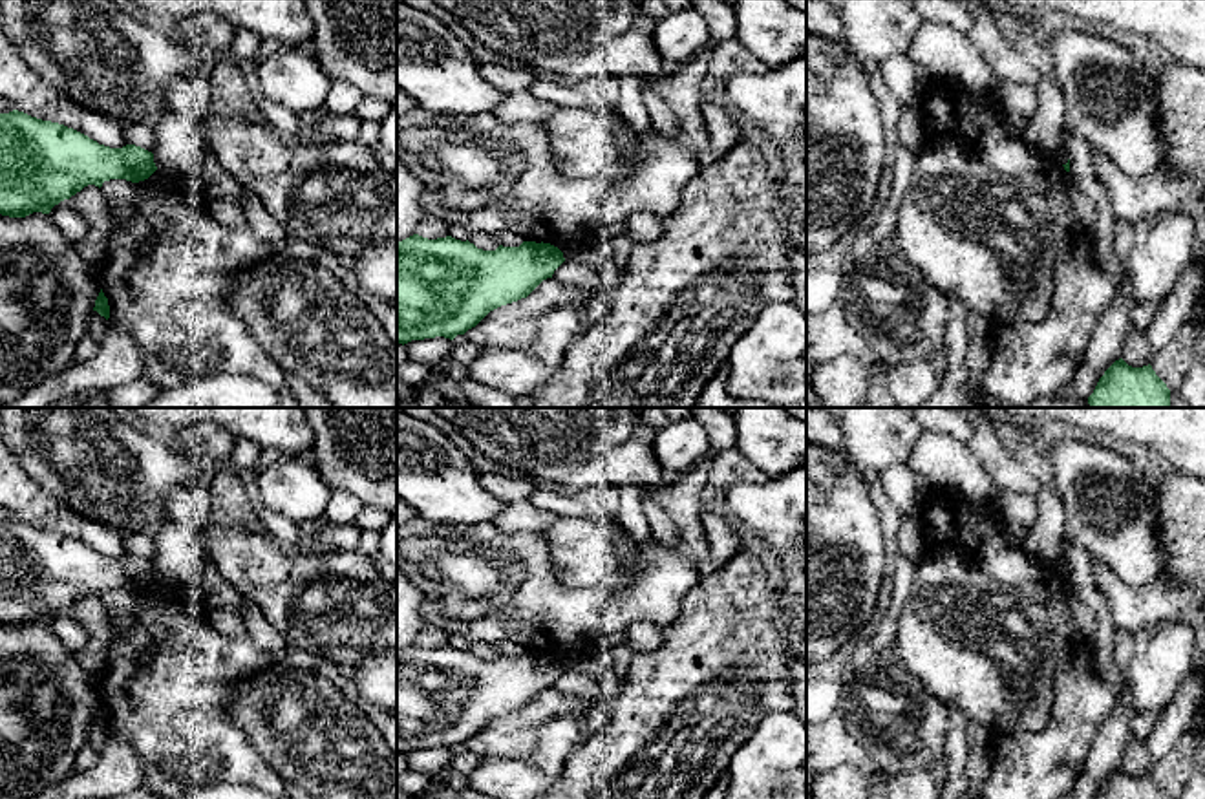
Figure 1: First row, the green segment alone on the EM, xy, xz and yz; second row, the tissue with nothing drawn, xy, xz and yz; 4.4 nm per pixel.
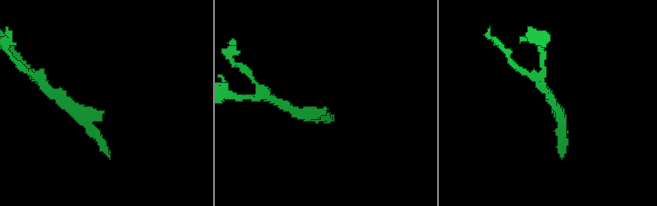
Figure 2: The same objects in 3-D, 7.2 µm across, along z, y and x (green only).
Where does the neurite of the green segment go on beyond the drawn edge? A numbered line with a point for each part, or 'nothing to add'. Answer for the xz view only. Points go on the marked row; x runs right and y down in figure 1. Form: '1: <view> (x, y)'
nothing to add

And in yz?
nothing to add

